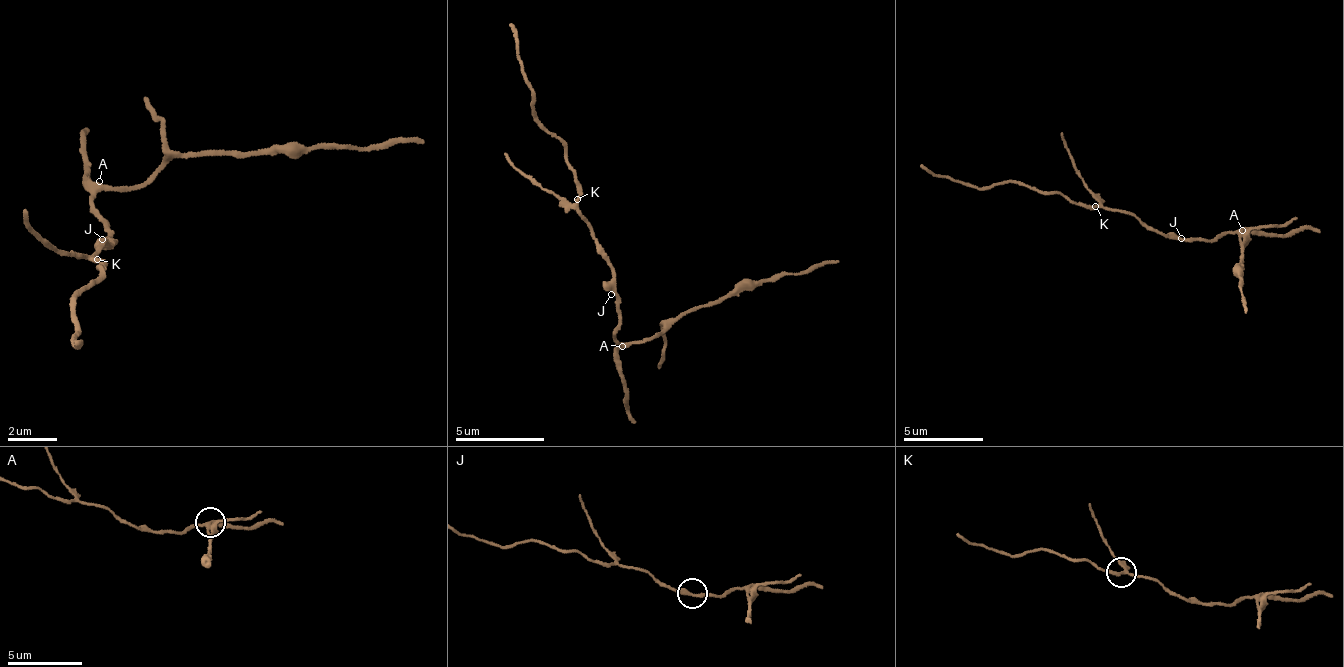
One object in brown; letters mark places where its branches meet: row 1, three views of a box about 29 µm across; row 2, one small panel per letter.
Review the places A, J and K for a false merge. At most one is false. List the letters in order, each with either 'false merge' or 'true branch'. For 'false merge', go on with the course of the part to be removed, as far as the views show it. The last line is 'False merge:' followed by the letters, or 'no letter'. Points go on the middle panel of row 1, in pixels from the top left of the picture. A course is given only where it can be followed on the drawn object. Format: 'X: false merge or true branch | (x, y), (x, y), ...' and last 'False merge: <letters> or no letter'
A: true branch
J: true branch
K: false merge | (576, 197), (563, 144), (537, 120), (530, 81), (510, 21)
False merge: K

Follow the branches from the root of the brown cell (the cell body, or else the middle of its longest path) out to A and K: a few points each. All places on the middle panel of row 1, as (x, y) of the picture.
A: (614, 288), (620, 293), (621, 322), (621, 330), (615, 332), (615, 344), (622, 346)
K: (614, 288), (613, 266), (608, 261), (607, 251), (591, 235), (591, 223), (582, 216), (576, 197)

